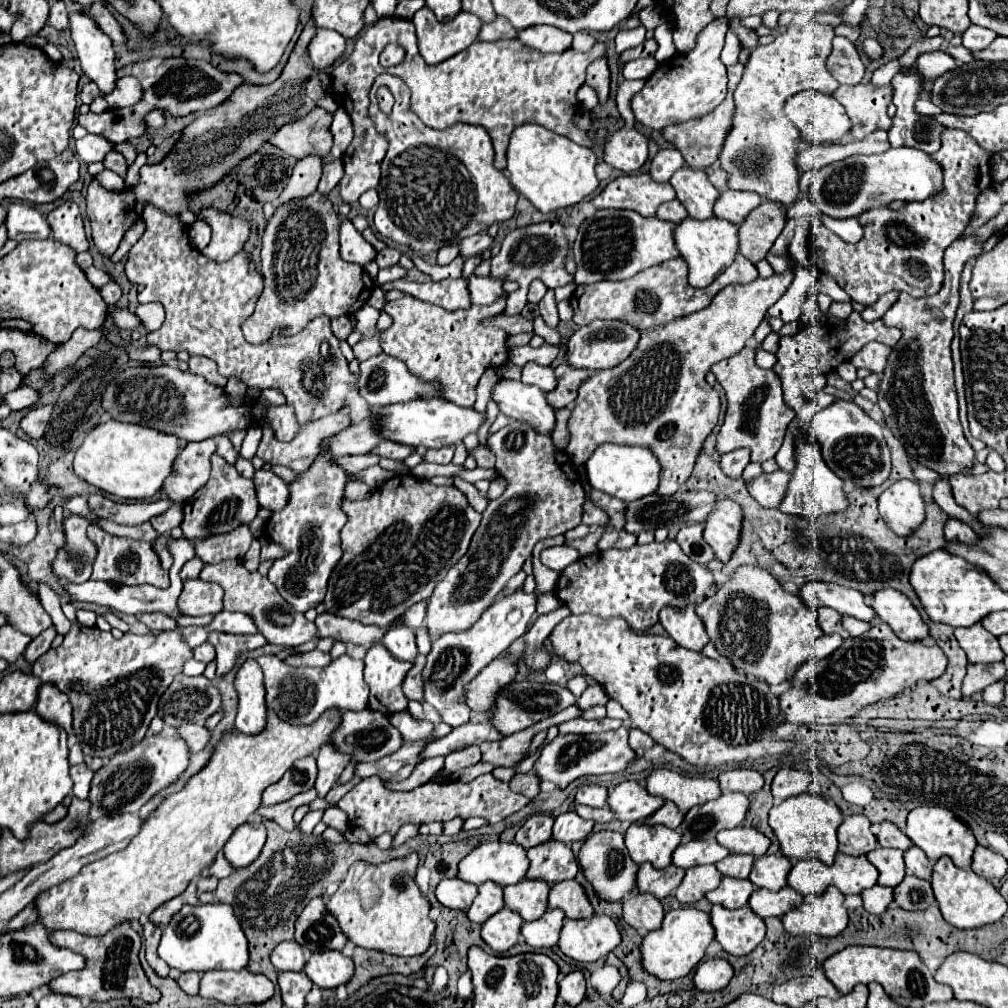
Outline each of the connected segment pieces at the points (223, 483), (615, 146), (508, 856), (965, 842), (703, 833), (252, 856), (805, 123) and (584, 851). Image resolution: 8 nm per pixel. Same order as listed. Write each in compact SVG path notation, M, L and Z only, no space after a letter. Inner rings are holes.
M212 456L212 476L210 480L192 496L192 520L182 522L184 538L194 540L198 536L214 536L232 532L234 528L242 524L250 524L258 514L258 502L256 502L256 490L254 482L248 478L242 478L232 464L228 464L222 456Z
M626 122L620 130L610 134L602 150L604 162L626 174L632 174L638 172L648 160L648 138L634 128L634 122Z
M484 842L474 848L458 866L458 878L476 886L486 880L502 886L516 884L526 876L526 850L516 842Z
M920 806L914 808L908 814L908 826L906 826L906 836L926 852L928 860L934 864L940 856L950 856L954 864L960 868L970 868L972 864L972 852L976 848L976 838L972 830L960 822L950 810L940 808L940 806Z
M726 792L716 800L710 800L706 804L690 808L686 812L682 824L678 826L678 832L682 834L682 842L688 842L688 840L714 840L714 836L720 830L740 826L746 818L746 812L748 812L748 798L744 794L738 794L738 792Z
M246 822L236 828L224 846L224 854L234 868L244 868L258 858L266 842L266 828L262 822Z
M804 90L788 98L784 112L808 144L838 142L850 130L844 106L834 96L816 90Z
M600 830L600 832L590 834L580 848L578 862L580 862L580 868L582 868L584 876L590 880L590 884L594 886L596 894L602 900L622 900L624 894L636 886L638 864L626 854L624 836L620 832Z

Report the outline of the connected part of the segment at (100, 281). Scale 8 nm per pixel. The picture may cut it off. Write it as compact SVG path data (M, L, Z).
M90 266L90 268L86 268L84 272L86 272L88 280L90 280L96 288L102 288L104 284L108 284L108 282L110 282L110 274L108 274L108 272L104 272L104 270L98 270L96 266Z

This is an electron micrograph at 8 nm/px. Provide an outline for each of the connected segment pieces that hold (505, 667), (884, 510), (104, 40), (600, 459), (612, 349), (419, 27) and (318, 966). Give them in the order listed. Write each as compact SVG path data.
M504 652L494 662L490 662L472 682L466 686L468 706L474 712L488 712L494 704L494 694L514 680L518 672L518 658L510 652Z
M896 480L878 496L878 510L884 522L900 536L908 536L924 520L924 500L912 480Z
M82 10L70 12L68 20L70 20L72 42L76 46L82 70L92 82L98 84L102 94L108 94L116 84L112 40Z
M600 444L590 458L586 460L586 476L592 488L606 492L610 496L616 496L624 502L638 500L646 494L656 492L658 488L658 474L660 466L658 460L654 460L654 454L650 450L640 446L622 446L622 444Z
M594 320L586 326L580 326L566 344L566 360L574 368L586 368L586 370L602 370L602 368L614 368L618 362L622 362L626 356L630 356L630 350L638 344L638 330L632 328L626 322L620 320Z
M428 6L420 8L412 22L416 26L420 54L428 64L438 64L466 50L478 38L478 26L482 26L474 14L464 10L460 10L452 20L438 22Z
M338 950L314 952L304 966L308 978L320 988L336 988L346 984L354 972L352 958L344 956Z

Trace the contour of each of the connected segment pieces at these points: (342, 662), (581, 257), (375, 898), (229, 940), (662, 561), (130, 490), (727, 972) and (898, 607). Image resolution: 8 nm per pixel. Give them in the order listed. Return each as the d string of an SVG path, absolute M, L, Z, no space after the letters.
M342 654L340 658L332 660L326 668L292 668L286 666L278 656L260 656L256 658L256 662L264 670L266 704L286 722L310 724L328 708L364 710L368 706L368 686L362 676L364 662L348 654Z
M598 210L594 218L582 222L578 238L572 246L576 262L576 284L590 284L598 280L624 280L678 256L672 238L674 224L656 216L642 216L634 210Z
M416 852L378 866L368 862L354 862L350 866L336 894L326 900L326 908L338 918L348 940L362 948L386 950L402 956L418 956L430 946L430 936L436 924L428 918L430 902L426 896L422 896L414 880L416 868Z
M196 904L182 906L162 932L158 956L180 972L206 972L206 970L242 970L248 964L248 942L234 916L230 904Z
M664 540L646 546L632 546L630 550L610 548L580 558L560 574L554 594L572 614L588 612L600 618L620 616L632 630L644 632L658 622L660 608L684 608L686 604L696 604L706 594L712 594L714 588L708 568L692 562L674 540Z
M108 420L104 424L96 424L86 434L74 456L74 474L118 498L150 498L160 490L166 476L172 472L178 446L178 438L172 434L164 434L140 424Z
M710 958L702 964L698 964L698 968L694 972L694 984L698 990L706 990L706 992L720 990L730 982L732 974L734 974L734 970L728 960Z
M892 588L876 590L870 606L876 612L876 616L894 630L898 638L910 642L928 636L928 626L902 592Z

